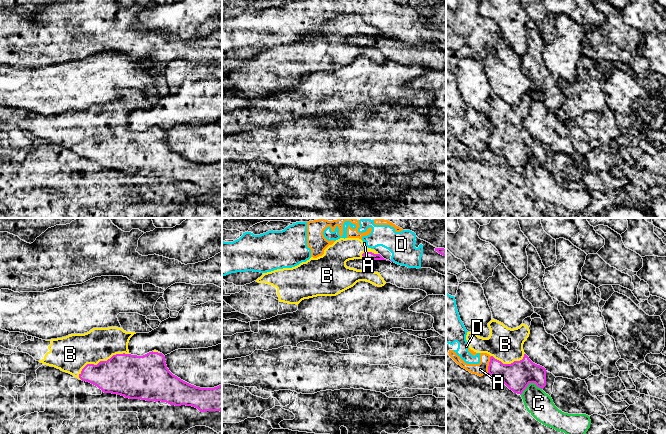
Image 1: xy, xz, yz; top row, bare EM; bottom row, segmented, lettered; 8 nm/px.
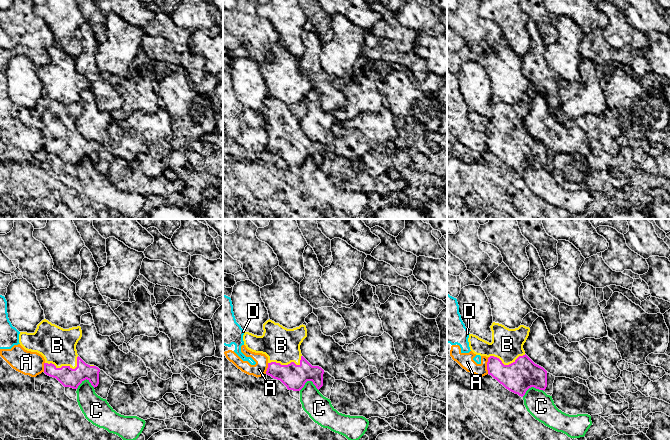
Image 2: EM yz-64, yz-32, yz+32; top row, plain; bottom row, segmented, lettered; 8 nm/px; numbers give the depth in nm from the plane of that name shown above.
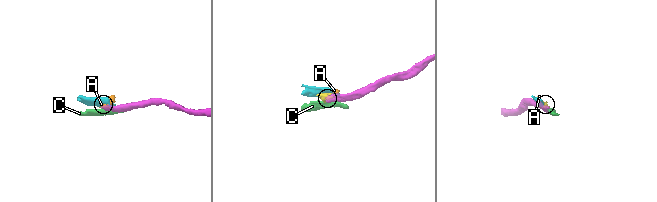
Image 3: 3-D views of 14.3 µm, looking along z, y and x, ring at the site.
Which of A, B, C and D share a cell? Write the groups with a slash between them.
A D / B / C

